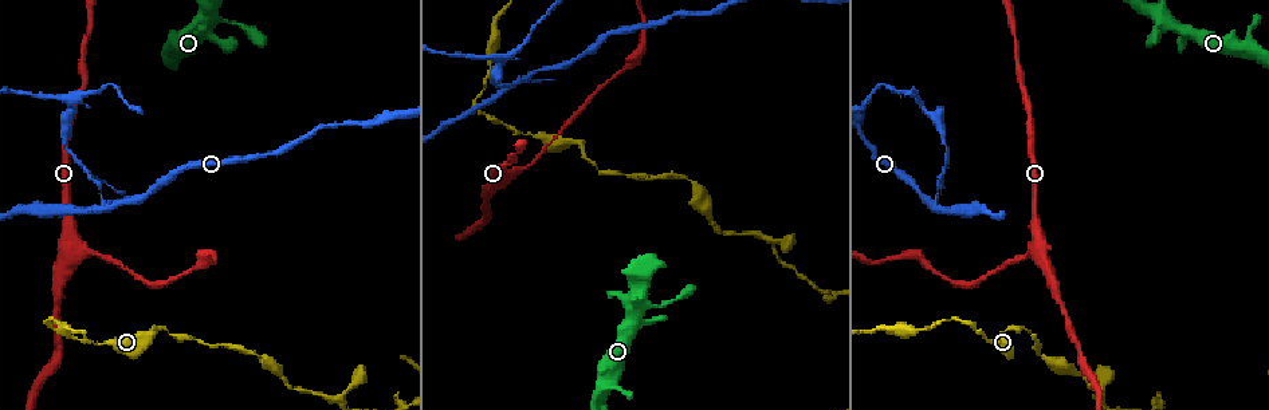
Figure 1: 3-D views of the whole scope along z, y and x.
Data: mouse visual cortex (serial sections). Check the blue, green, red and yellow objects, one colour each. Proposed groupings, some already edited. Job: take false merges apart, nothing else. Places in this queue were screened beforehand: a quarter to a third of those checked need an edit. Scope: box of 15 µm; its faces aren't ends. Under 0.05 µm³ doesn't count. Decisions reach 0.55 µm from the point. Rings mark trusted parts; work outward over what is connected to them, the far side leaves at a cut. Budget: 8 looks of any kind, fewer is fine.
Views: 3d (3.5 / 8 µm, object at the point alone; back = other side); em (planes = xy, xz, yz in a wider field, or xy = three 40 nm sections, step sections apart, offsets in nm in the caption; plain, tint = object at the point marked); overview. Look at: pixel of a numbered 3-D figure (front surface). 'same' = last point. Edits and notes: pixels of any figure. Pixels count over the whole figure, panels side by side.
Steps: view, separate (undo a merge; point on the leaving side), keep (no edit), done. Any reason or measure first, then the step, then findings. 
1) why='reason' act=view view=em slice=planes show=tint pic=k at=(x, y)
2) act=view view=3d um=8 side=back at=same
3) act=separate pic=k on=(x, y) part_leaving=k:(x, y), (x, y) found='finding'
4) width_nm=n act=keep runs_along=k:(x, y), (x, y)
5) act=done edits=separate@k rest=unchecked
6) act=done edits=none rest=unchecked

why='three-way junction' act=view view=em slice=xy step=5 show=tint pic=1 at=(498, 178)

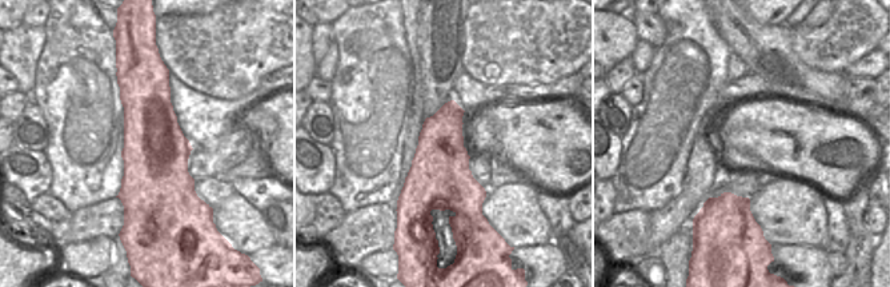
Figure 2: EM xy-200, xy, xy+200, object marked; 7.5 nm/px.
why='see where the arms go' act=view view=3d um=3.5 side=back at=same

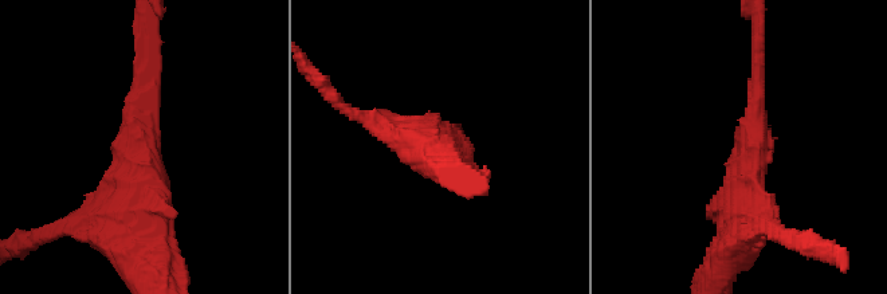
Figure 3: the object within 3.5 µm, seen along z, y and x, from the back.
arm_widths_nm=250,300,350 act=keep runs_along=3:(756, 77), (732, 246) found='all the same cell'

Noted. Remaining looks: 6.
why='sudden change in width' act=view view=3d um=3.5 pic=1 at=(518, 132)

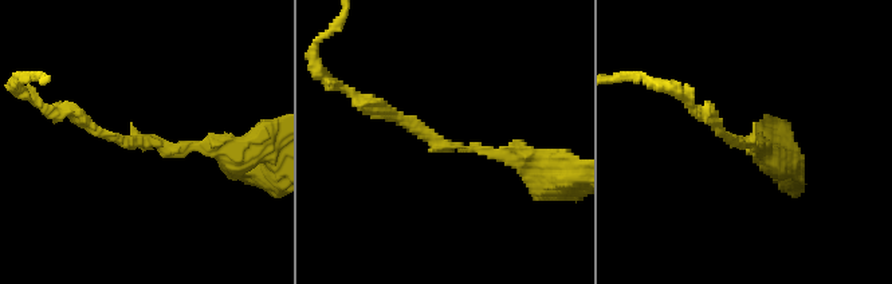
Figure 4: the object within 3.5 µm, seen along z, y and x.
arm_widths_nm=150,250 why='need the tissue' act=view view=em slice=planes show=tint pic=4 at=(452, 149)

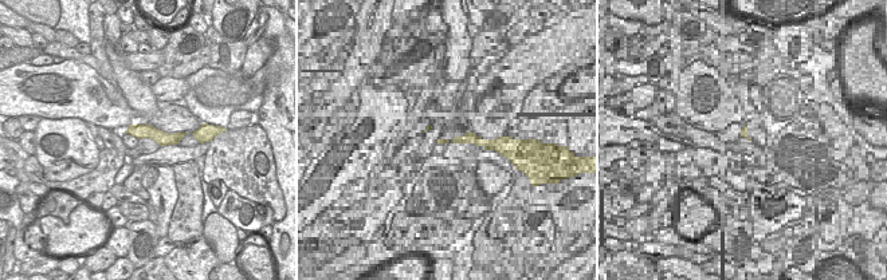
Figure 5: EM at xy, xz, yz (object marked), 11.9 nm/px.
act=keep runs_along=5:(130, 130), (161, 138), (179, 135) found='continuous, no second cell'

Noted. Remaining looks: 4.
why='sharp bend' act=view view=3d um=8 side=back pic=1 at=(967, 325)

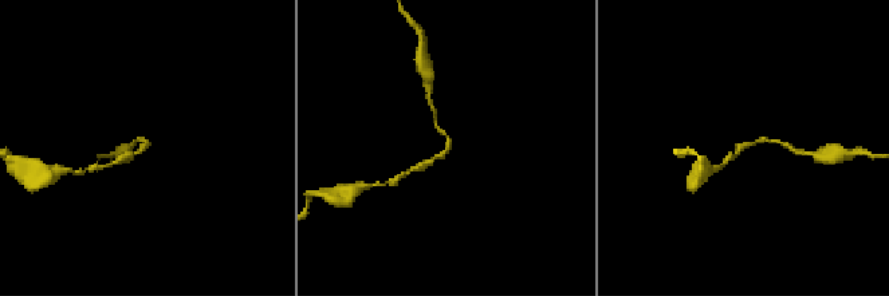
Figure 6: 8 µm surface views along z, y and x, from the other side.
act=view view=3d um=3.5 pic=6 at=(145, 143)

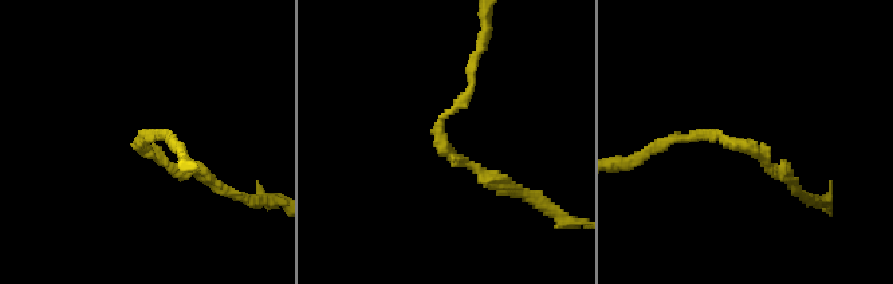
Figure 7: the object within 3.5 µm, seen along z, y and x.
act=view view=em slice=planes show=tint pic=7 at=(141, 144)

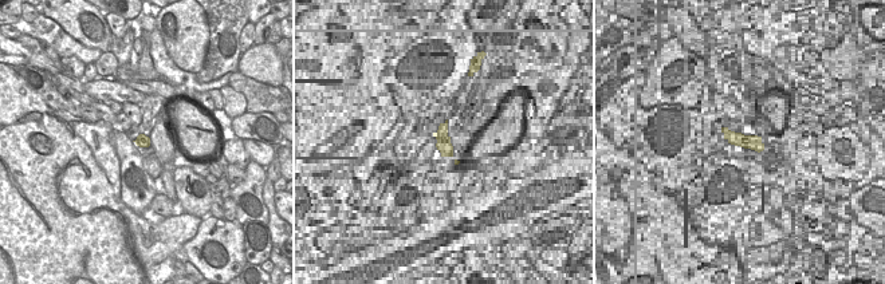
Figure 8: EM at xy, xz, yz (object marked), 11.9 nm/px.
arm_widths_nm=150,150 act=keep runs_along=7:(790, 178), (720, 134), (676, 138) found='continuous, no second cell'

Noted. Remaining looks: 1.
act=done edits=none rest=unchecked

